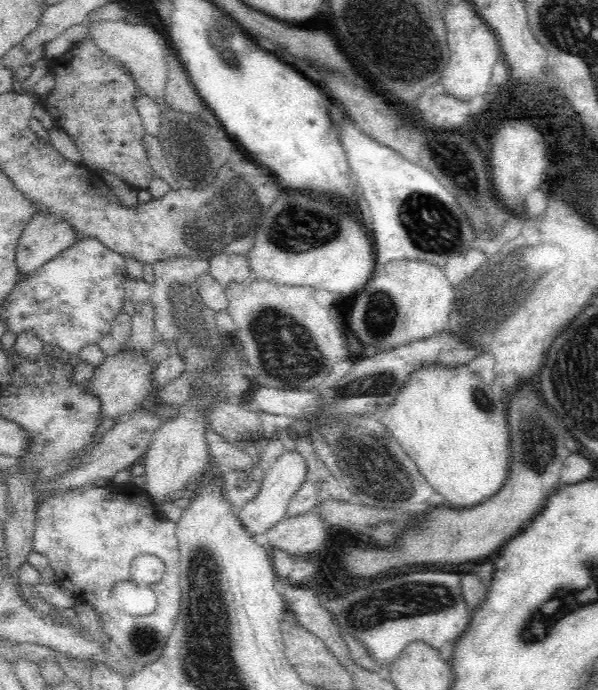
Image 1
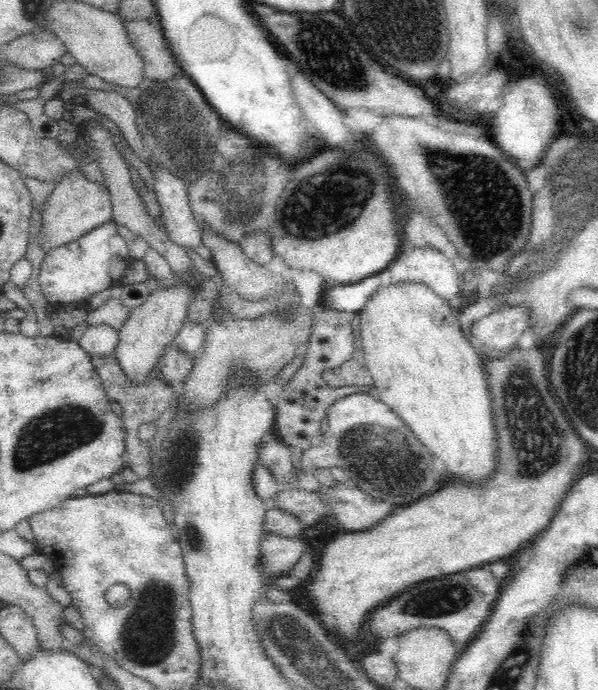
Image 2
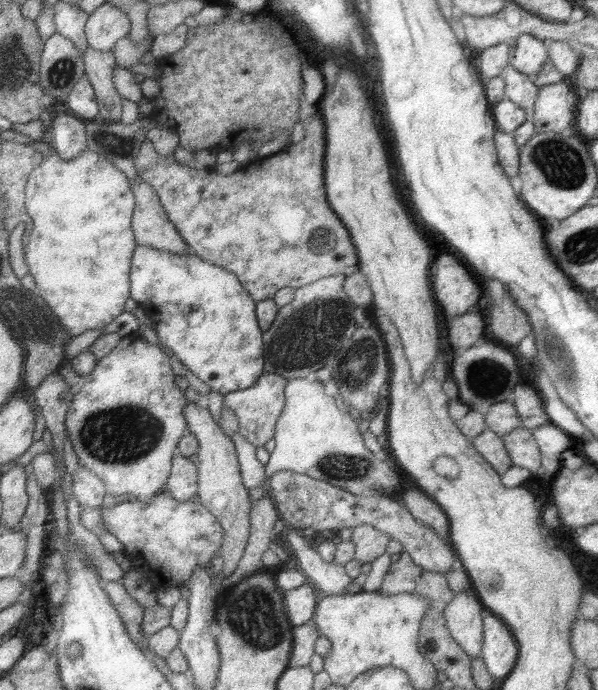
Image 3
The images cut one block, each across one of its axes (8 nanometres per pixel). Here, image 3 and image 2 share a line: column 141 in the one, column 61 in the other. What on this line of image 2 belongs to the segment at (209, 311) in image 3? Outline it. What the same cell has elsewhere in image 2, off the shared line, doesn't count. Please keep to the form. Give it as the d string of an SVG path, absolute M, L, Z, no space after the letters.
M106 222L90 230L76 242L50 250L38 268L38 284L42 288L48 306L54 310L60 310L74 302L86 306L86 300L90 296L96 296L120 284L122 276L126 274L132 262L134 258L128 252L128 244L124 236L120 236L120 228L114 222Z

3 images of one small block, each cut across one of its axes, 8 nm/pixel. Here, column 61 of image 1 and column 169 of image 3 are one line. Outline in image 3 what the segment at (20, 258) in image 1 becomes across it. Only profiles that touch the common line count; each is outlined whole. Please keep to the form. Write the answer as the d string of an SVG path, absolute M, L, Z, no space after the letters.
M141 178L131 182L131 190L135 196L131 228L137 246L149 246L155 250L181 254L181 256L193 254L187 242L181 238L179 230L167 218L167 212L159 202L157 192Z

